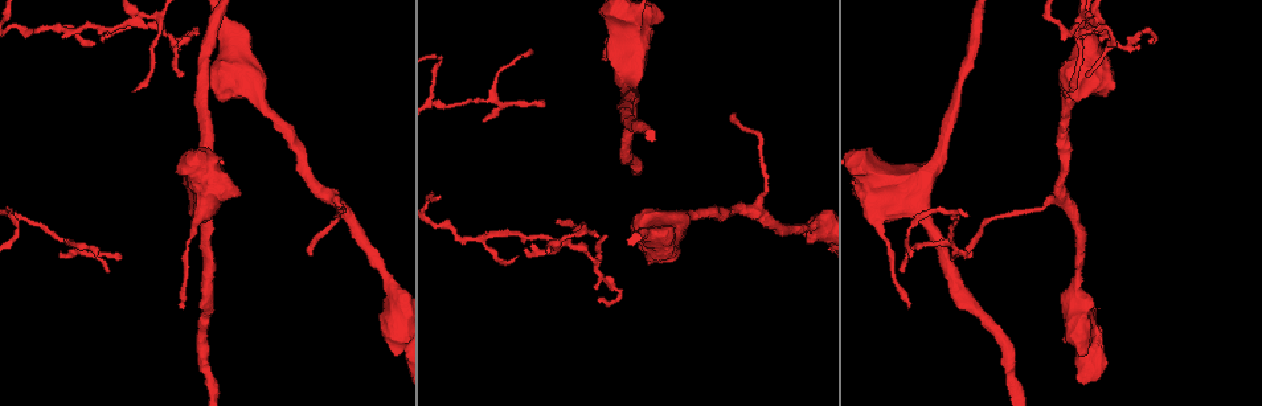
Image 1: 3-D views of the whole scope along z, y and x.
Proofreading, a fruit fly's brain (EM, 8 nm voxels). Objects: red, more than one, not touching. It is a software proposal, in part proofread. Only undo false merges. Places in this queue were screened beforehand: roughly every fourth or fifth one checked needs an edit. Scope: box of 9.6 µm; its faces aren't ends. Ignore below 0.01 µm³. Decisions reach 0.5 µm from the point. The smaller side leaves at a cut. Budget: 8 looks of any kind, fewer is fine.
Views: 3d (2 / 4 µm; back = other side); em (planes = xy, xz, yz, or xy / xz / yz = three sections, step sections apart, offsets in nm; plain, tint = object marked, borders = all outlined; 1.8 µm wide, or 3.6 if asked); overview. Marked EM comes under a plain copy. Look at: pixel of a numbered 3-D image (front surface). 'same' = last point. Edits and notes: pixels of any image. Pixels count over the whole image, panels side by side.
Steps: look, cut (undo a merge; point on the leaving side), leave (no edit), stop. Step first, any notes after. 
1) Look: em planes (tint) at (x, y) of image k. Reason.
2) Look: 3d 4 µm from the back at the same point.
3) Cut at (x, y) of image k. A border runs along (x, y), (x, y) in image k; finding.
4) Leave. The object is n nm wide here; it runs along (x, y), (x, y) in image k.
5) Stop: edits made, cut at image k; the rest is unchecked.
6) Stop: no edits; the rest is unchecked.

Look: 3d 2 µm at (482, 237) of image 1.

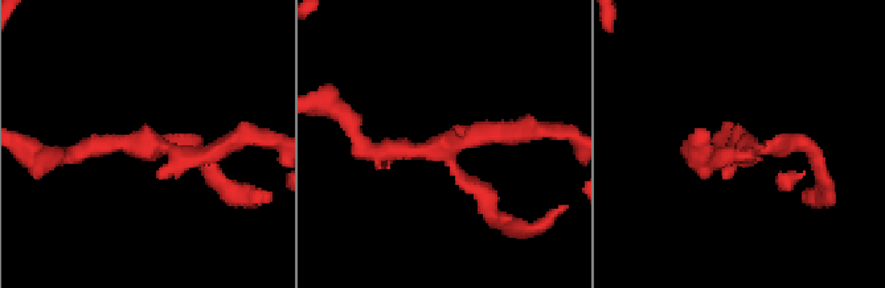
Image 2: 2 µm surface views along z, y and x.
Look: em 3.6 µm planes (tint) at (152, 145) of image 2. Now the EM.

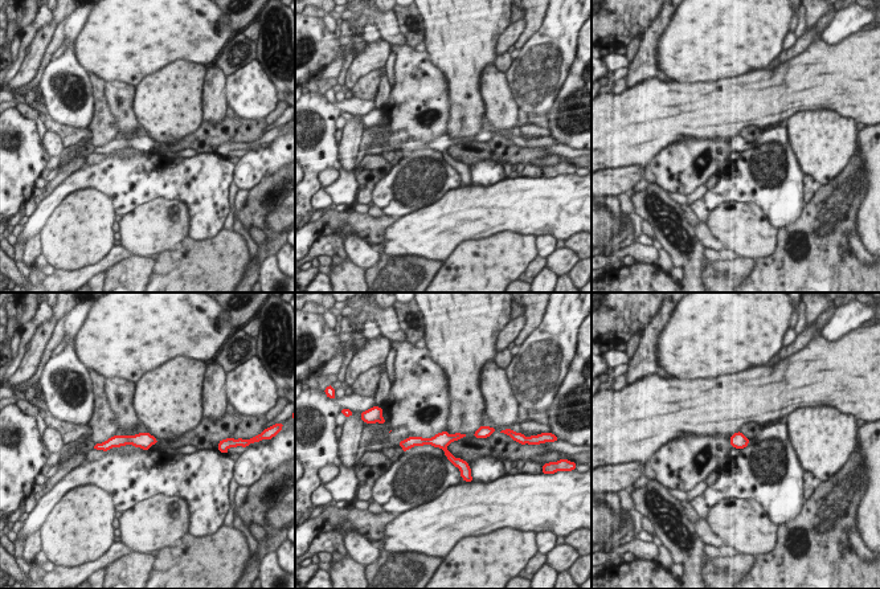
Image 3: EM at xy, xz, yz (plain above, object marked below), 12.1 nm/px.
Leave. It runs along (406, 442), (437, 441), (463, 473) in image 3; all the same neuron.

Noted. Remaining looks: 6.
Look: em 3.6 µm planes (tint) at (211, 166) of image 1. Calibre changes.

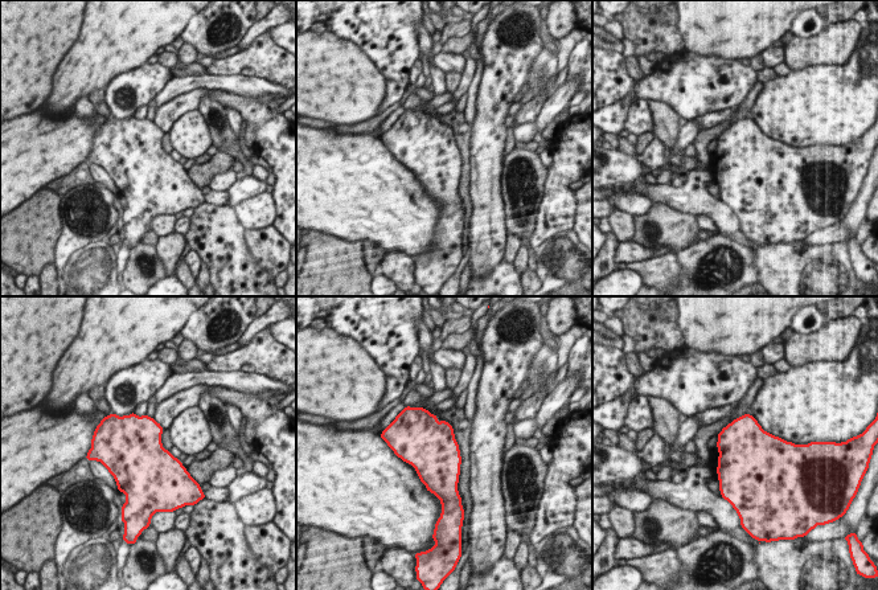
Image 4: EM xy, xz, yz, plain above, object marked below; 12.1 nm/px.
Leave. One neuron here.

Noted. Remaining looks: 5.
Look: em yz step 16 (tint) at (491, 97) of image 1. Branch point.

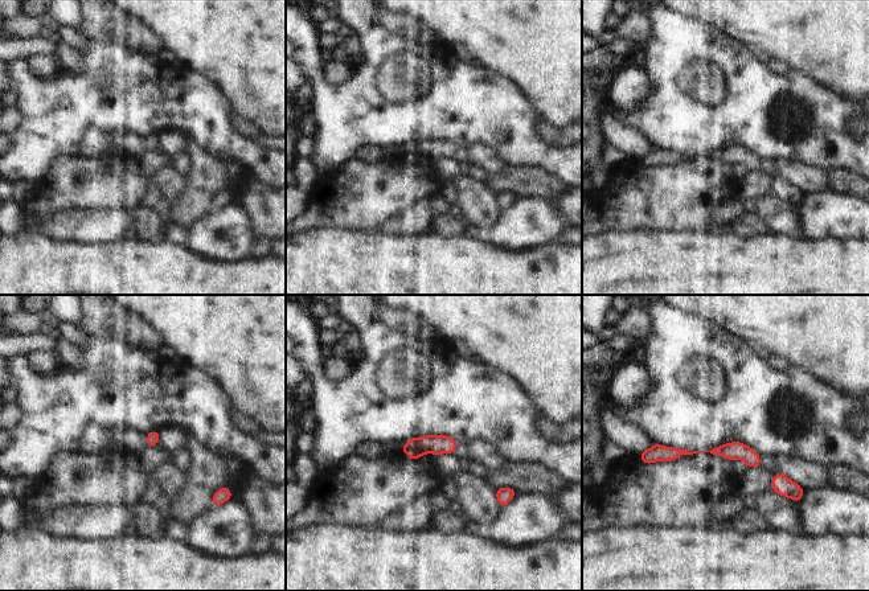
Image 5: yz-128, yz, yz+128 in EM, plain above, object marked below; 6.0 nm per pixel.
Look: em planes (borders) at the same point.

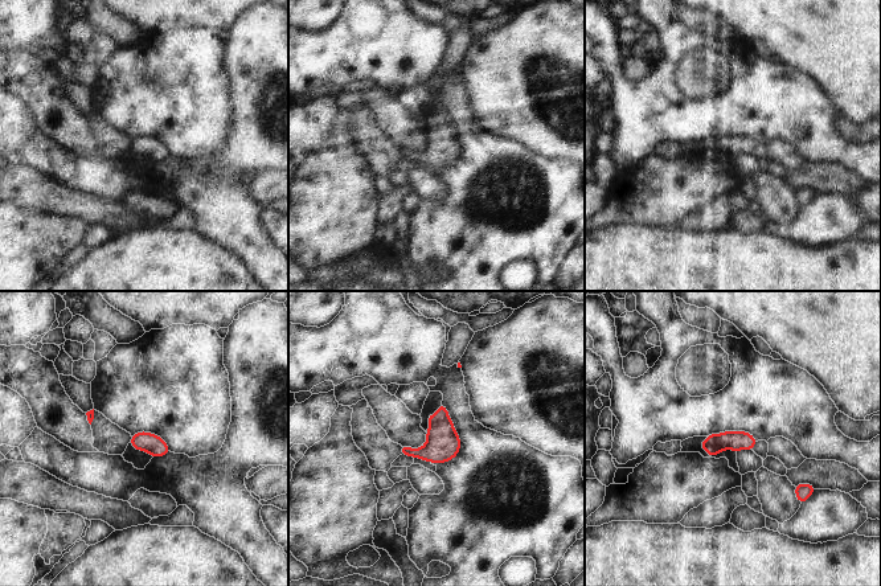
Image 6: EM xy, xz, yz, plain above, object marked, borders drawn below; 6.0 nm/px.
Leave. Continuous, no second neuron.

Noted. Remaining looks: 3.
Stop: no edits; the rest is unchecked.

